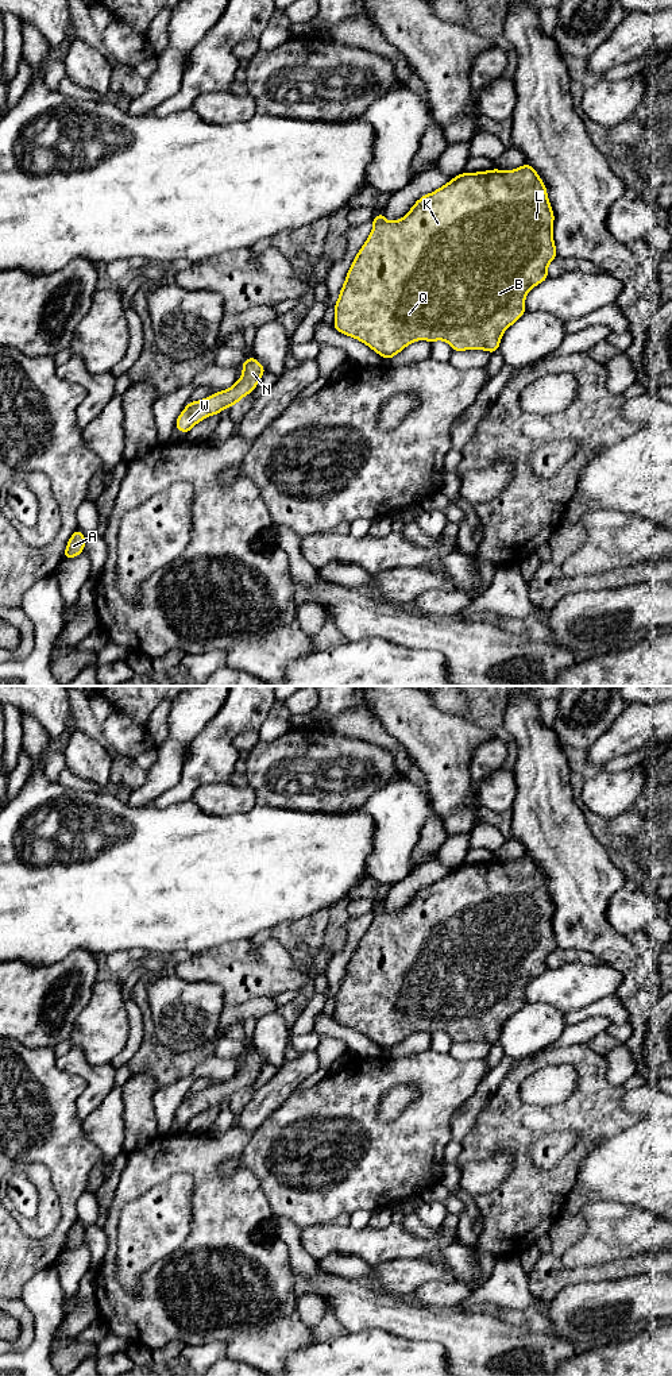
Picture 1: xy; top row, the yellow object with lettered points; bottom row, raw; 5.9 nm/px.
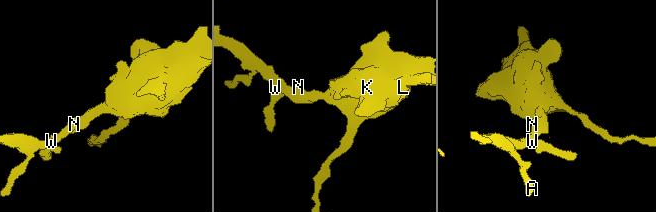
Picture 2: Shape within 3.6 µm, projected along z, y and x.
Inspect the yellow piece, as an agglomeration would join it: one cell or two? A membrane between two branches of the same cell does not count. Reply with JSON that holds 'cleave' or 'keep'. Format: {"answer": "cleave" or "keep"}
{"answer": "keep"}

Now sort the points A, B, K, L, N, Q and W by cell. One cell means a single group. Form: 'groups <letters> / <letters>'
groups A B K L N Q W

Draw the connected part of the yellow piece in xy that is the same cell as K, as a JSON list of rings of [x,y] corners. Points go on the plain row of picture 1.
[[[524,855],[514,862],[493,860],[478,864],[461,864],[437,882],[418,890],[412,901],[397,913],[387,913],[383,903],[374,907],[372,922],[354,949],[340,987],[335,994],[333,1020],[340,1025],[360,1032],[385,1051],[391,1051],[416,1032],[428,1032],[430,1034],[445,1032],[453,1042],[486,1041],[493,1045],[498,1042],[503,1024],[526,1005],[525,988],[529,982],[549,968],[547,959],[557,948],[552,924],[553,913],[555,906],[548,891],[547,878],[530,856]]]

